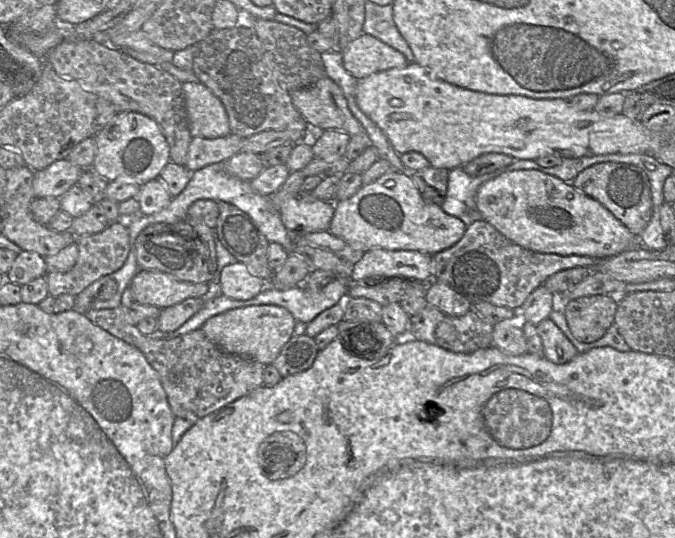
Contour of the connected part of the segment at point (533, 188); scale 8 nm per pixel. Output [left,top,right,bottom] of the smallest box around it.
[475,170,641,259]

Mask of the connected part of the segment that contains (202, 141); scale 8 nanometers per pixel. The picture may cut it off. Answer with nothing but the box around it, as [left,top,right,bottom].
[185,133,244,172]

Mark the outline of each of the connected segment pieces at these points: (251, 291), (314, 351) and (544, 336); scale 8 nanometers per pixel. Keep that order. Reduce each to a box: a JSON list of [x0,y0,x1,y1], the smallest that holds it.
[[219,262,267,300],[272,336,319,378],[536,319,579,364]]

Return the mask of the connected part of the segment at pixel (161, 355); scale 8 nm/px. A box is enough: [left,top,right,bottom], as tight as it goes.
[85,305,265,424]

